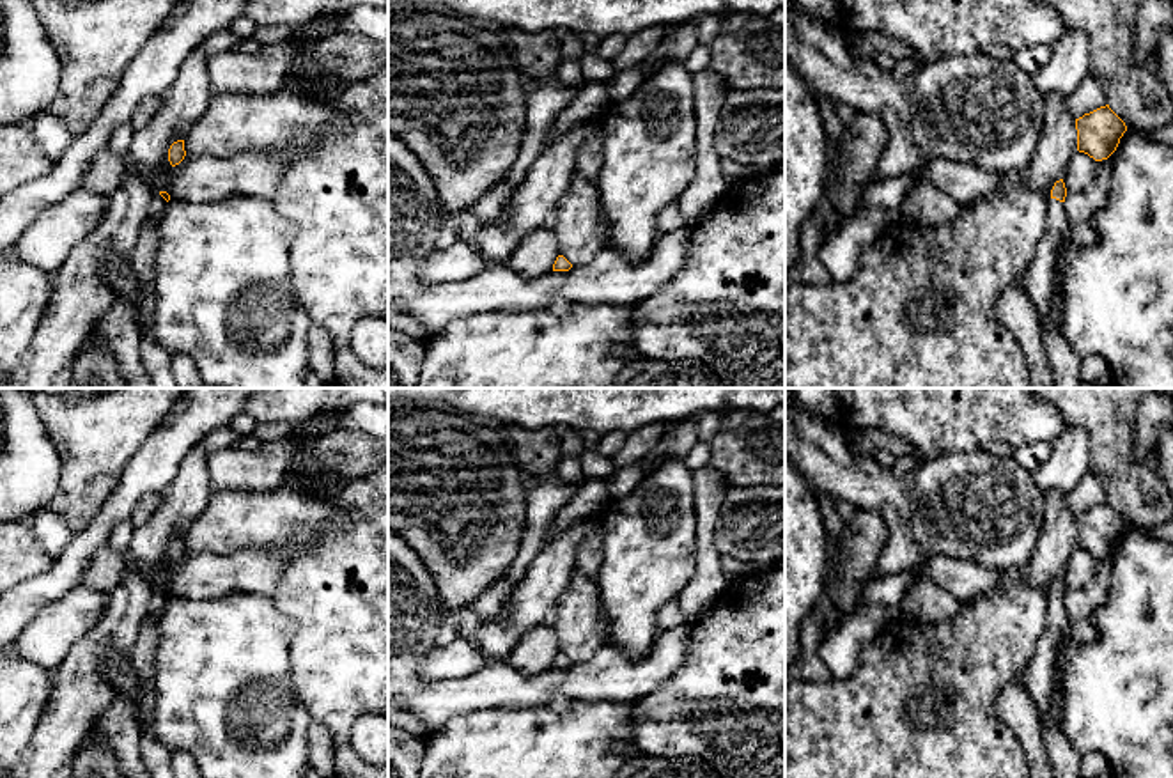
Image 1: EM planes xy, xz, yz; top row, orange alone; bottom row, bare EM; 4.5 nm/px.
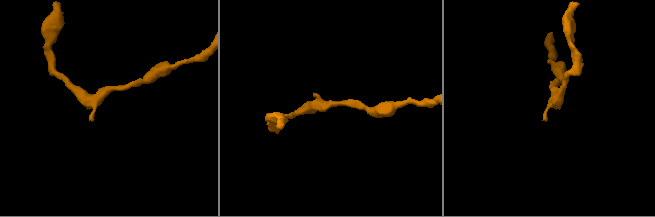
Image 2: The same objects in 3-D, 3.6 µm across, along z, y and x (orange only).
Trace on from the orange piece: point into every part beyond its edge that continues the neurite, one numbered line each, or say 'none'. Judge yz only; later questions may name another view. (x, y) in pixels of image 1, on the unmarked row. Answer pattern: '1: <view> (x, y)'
1: yz (1039, 677)

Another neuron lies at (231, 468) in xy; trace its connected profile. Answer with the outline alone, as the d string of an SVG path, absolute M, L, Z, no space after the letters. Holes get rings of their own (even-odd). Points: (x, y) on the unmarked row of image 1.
M296 427L287 438L264 443L255 452L232 445L209 454L211 489L216 493L269 493L278 489L284 486L291 454L308 436L308 431Z

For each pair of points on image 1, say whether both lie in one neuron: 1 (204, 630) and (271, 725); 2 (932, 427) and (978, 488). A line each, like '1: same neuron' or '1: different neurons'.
1: same neuron
2: different neurons

